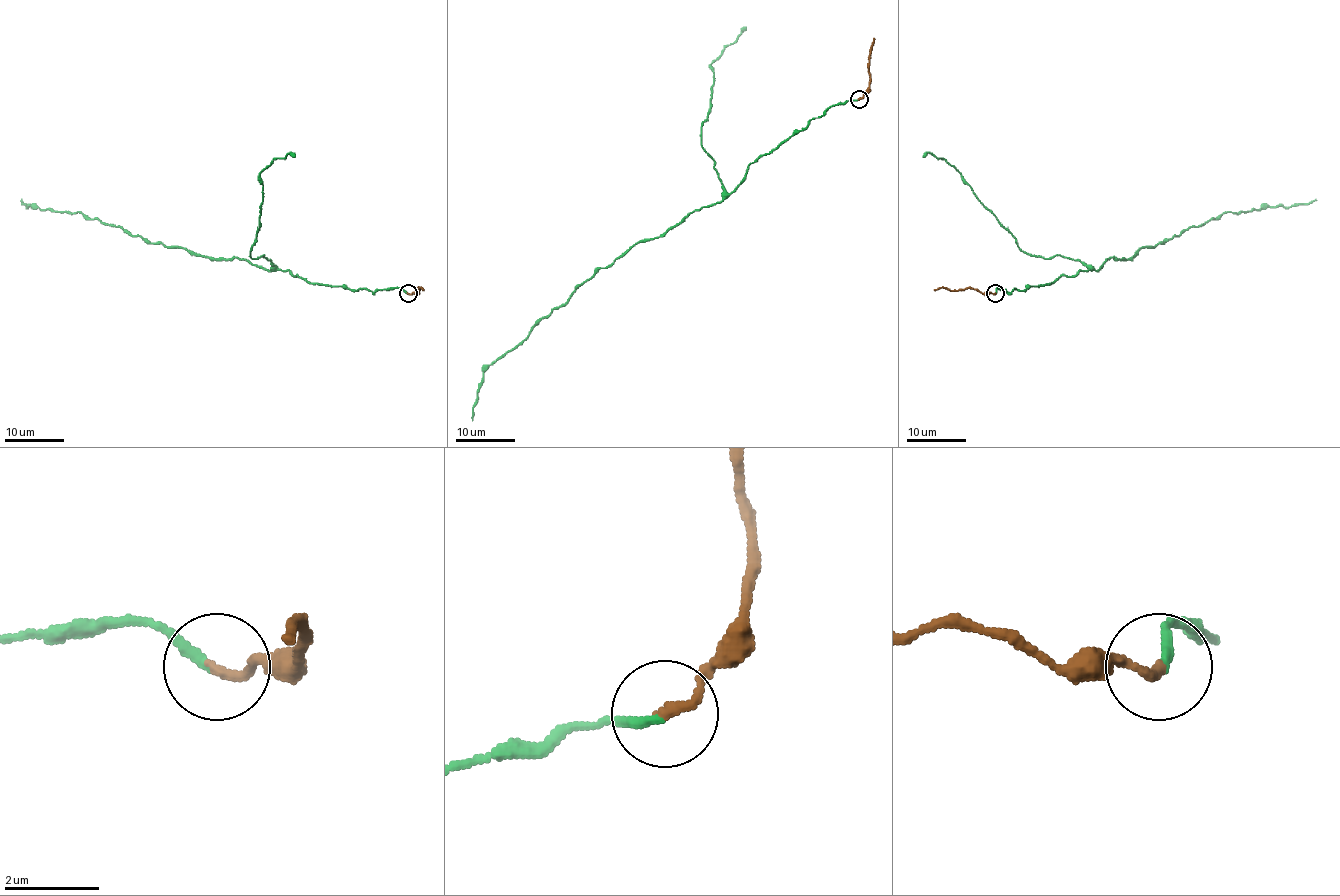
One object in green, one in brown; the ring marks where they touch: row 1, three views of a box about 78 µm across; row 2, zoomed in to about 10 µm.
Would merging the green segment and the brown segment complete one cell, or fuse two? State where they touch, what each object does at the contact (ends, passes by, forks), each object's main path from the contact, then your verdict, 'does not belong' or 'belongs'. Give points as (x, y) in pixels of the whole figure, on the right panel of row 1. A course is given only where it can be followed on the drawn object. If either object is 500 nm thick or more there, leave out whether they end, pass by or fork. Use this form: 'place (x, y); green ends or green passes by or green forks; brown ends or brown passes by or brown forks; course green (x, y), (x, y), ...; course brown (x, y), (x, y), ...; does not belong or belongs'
place (995, 293); green ends; brown ends; course green (995, 293), (1098, 270), (1107, 259), (1129, 259), (1226, 212), (1317, 200); course brown (995, 293), (966, 287), (949, 290), (937, 287), (934, 290); belongs

